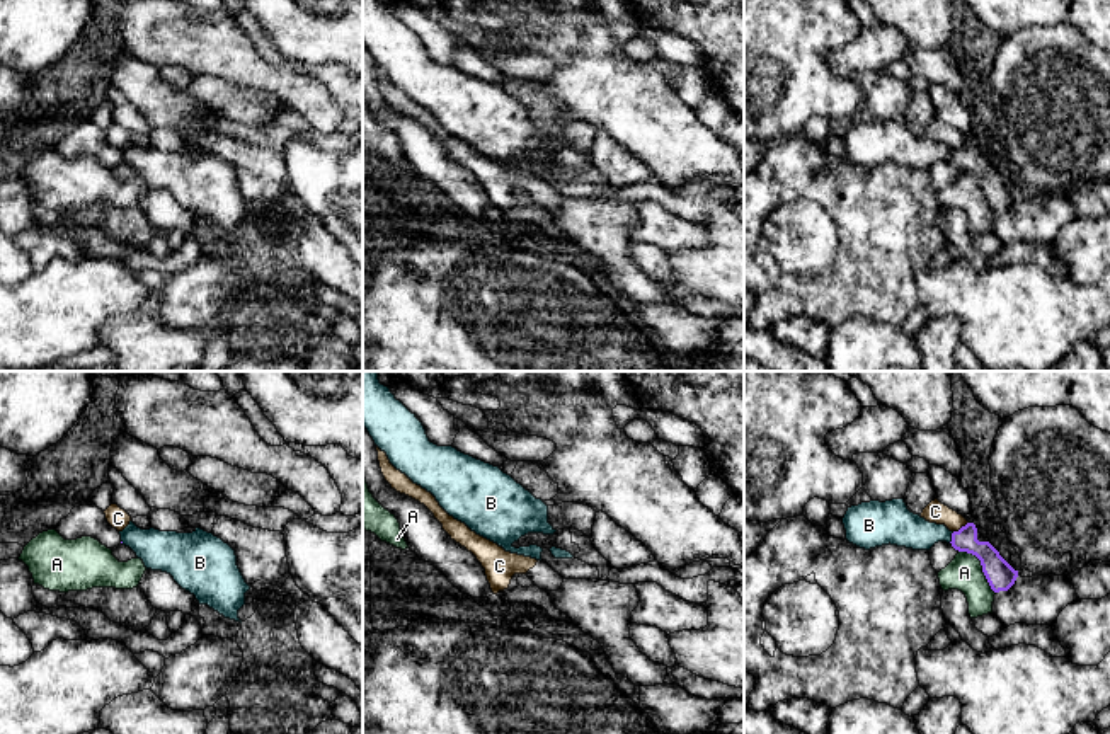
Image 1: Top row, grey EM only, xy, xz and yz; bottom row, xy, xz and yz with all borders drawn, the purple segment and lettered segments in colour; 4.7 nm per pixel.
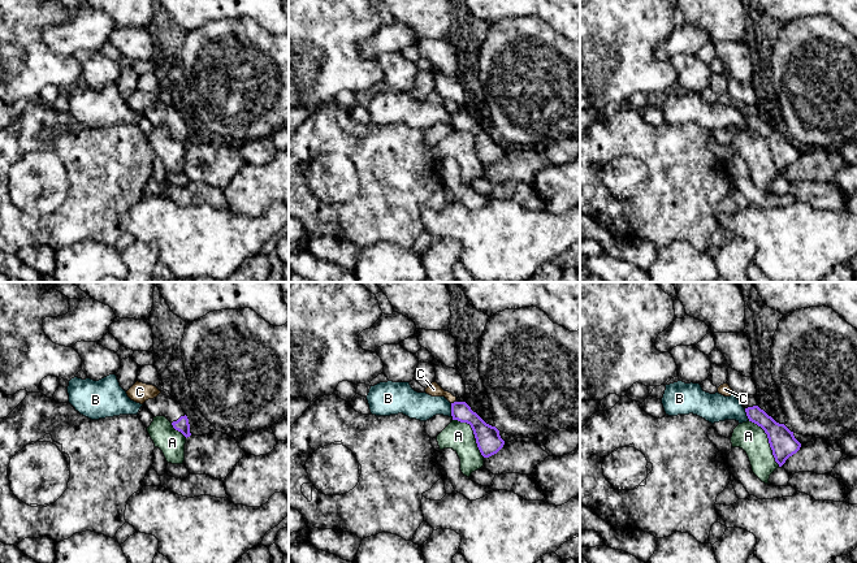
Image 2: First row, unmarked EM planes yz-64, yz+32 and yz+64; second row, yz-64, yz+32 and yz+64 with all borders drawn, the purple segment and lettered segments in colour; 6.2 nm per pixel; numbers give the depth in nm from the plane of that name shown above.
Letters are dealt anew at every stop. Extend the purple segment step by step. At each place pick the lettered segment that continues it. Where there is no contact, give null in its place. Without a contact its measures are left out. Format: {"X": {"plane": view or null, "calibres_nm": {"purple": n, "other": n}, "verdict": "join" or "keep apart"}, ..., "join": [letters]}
{"A": {"plane": "yz", "calibres_nm": {"purple": 140, "other": 170}, "verdict": "keep apart"}, "B": {"plane": "yz", "calibres_nm": {"purple": 120, "other": 170}, "verdict": "keep apart"}, "C": {"plane": "yz", "calibres_nm": {"purple": 120, "other": 100}, "verdict": "keep apart"}, "join": []}

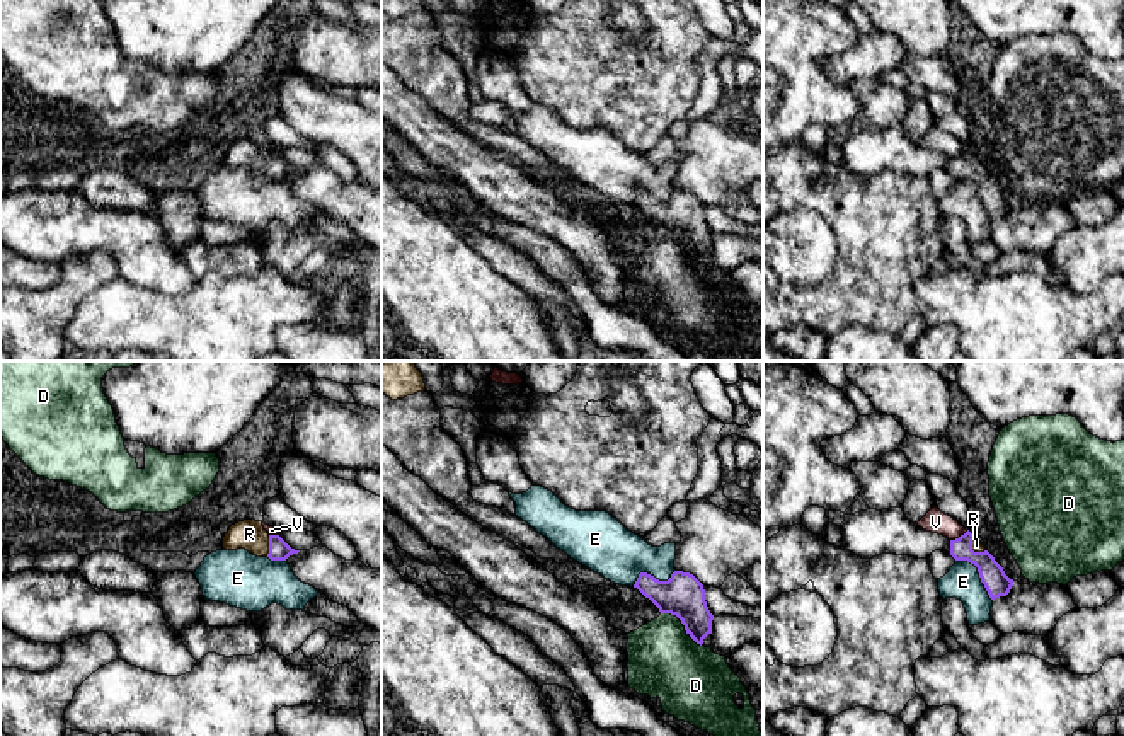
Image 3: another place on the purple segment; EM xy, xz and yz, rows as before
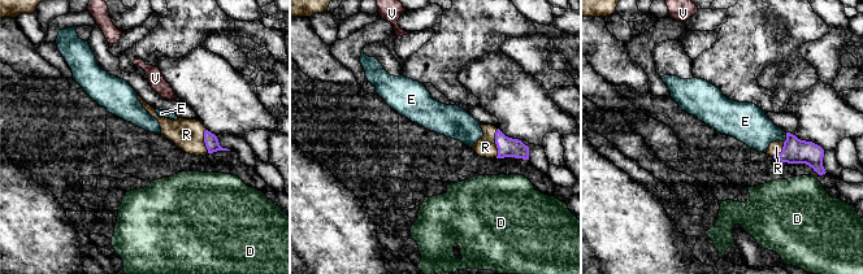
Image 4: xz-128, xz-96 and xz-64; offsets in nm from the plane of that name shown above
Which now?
{"D": {"plane": "xz", "calibres_nm": {"purple": 200, "other": 340}, "verdict": "keep apart"}, "E": {"plane": "yz", "calibres_nm": {"purple": 120, "other": 170}, "verdict": "keep apart"}, "R": {"plane": "xy", "calibres_nm": {"purple": 100, "other": 140}, "verdict": "join"}, "V": {"plane": "yz", "calibres_nm": {"purple": 120, "other": 110}, "verdict": "keep apart"}, "join": ["R"]}

